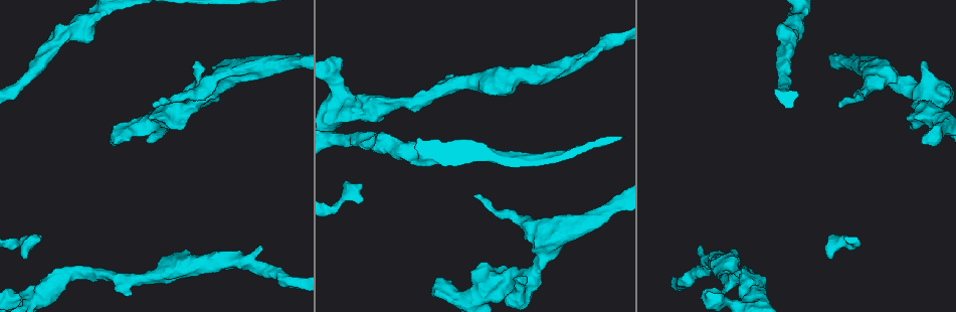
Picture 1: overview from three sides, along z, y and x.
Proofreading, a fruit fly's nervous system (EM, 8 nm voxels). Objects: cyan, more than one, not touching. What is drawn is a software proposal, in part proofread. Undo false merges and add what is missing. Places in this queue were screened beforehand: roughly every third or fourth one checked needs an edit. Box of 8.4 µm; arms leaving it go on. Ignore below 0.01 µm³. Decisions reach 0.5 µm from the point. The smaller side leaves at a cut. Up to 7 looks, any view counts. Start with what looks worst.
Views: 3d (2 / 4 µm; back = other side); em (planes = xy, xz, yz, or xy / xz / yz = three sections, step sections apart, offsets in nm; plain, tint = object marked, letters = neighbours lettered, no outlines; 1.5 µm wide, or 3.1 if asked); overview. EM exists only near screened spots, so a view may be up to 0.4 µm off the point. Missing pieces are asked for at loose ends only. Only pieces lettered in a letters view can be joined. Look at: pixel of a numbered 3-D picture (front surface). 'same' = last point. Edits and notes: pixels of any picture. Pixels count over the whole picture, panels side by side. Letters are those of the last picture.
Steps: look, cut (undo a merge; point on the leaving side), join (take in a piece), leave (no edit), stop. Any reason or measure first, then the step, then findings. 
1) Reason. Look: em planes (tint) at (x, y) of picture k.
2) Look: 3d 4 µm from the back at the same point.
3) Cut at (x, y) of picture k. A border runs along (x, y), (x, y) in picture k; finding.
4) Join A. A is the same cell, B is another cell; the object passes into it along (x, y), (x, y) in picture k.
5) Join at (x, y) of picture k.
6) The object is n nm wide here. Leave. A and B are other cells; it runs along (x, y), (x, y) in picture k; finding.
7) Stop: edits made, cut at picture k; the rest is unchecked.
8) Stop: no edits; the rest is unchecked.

An open end. Look: em 3.1 µm planes (letters) at (475, 196) of picture 1.

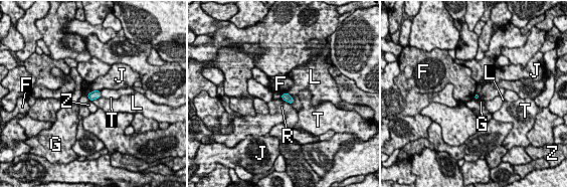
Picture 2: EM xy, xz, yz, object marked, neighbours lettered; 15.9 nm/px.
The longest contact is with L, 220 nm. Leave. F, G, J, L, R, T and Z are other cells; none of them fits.

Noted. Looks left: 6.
Branch stops here. Look: em yz step 4 (letters) at (924, 60) of picture 1.

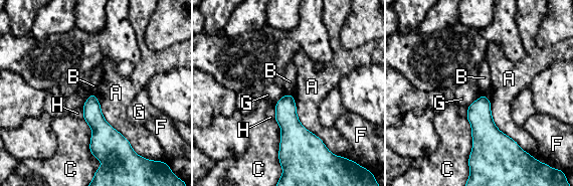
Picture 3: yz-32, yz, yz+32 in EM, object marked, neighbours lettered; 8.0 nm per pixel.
Cut it another way. Look: em planes (letters) at the same point.

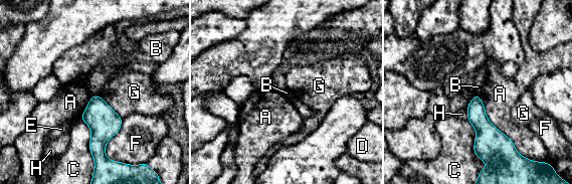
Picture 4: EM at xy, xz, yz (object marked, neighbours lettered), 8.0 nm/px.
The longest contact is with A, 550 nm. Leave. A, B, C, D, E, F, G and H are other cells; a border runs along (91, 95), (99, 96) in picture 4; no lettered piece goes on from it.

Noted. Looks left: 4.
Stops while still wide. Look: em yz step 4 (letters) at (261, 248) of picture 1.

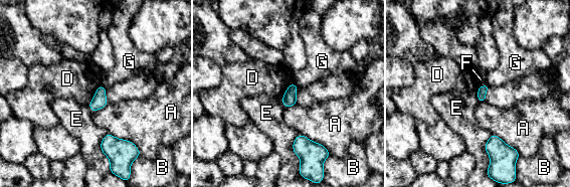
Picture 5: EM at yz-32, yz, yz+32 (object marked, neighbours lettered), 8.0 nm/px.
Look: em planes (letters) at the same point.

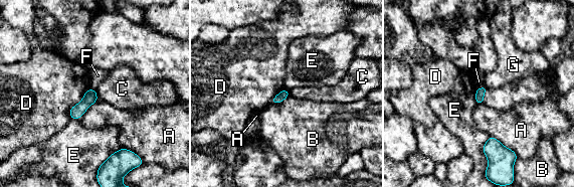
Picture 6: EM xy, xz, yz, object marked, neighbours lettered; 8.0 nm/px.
Leave. A, B, C, D, E, F and G are other cells; a border runs along (96, 90), (98, 98) in picture 6; none of them fits.

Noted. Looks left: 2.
Stop: no edits; the rest is unchecked.

